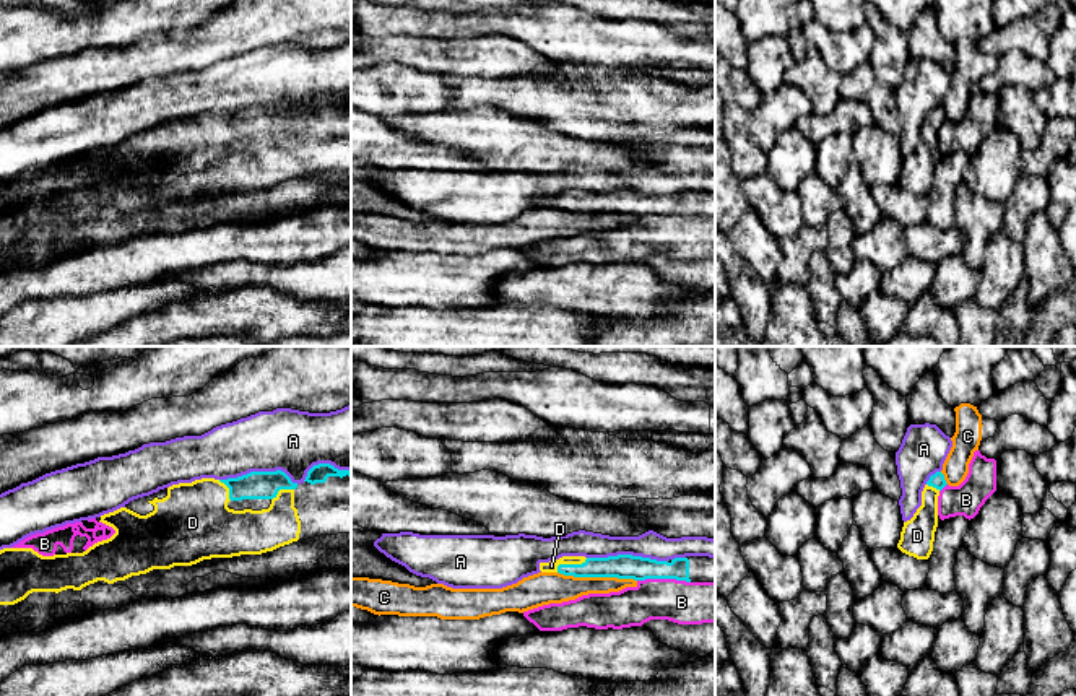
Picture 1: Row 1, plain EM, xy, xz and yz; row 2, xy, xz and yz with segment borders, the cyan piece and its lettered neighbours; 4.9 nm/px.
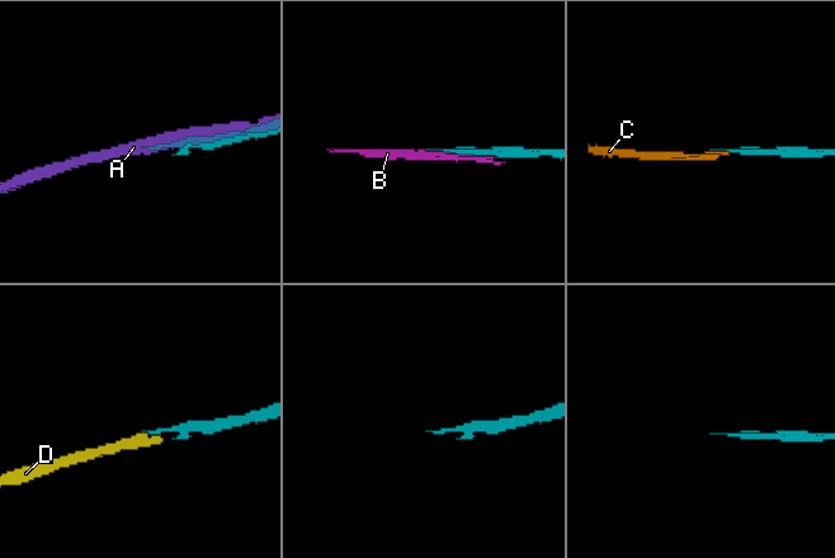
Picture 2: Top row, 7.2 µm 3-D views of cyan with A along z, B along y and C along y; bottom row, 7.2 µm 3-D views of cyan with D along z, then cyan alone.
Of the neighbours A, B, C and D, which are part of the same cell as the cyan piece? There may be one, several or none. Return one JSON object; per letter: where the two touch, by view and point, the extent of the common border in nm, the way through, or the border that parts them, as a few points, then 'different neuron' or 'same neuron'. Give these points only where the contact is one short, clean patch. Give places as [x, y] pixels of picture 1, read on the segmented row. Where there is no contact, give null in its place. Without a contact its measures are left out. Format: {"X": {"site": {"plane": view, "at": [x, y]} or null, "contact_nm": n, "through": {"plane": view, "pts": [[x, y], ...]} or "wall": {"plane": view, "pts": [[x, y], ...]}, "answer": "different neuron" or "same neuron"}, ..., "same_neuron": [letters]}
{"A": {"site": {"plane": "xz", "at": [628, 555]}, "contact_nm": 400, "answer": "different neuron"}, "B": {"site": {"plane": "xz", "at": [663, 578]}, "contact_nm": 260, "answer": "different neuron"}, "C": {"site": {"plane": "xz", "at": [597, 576]}, "contact_nm": 400, "wall": {"plane": "xz", "pts": [[558, 571], [568, 576], [616, 576], [636, 581]]}, "answer": "different neuron"}, "D": {"site": {"plane": "xz", "at": [569, 565]}, "contact_nm": 170, "answer": "same neuron"}, "same_neuron": ["D"]}

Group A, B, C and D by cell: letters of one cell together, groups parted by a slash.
A / B / C / D

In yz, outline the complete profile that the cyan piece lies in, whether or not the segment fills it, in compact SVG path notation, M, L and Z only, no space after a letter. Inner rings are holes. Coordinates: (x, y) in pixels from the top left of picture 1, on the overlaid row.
M936 472L922 491L922 506L913 517L904 522L897 548L917 559L928 559L933 551L935 532L938 527L938 496L946 486L944 475Z

